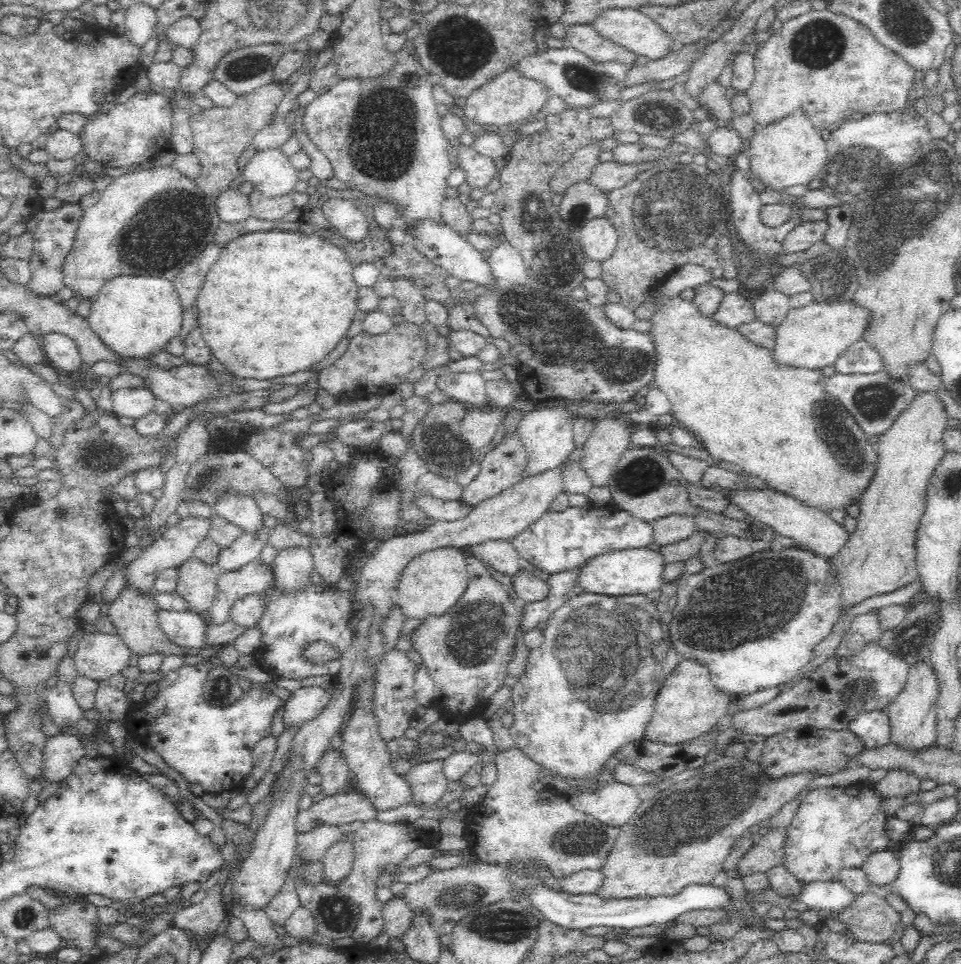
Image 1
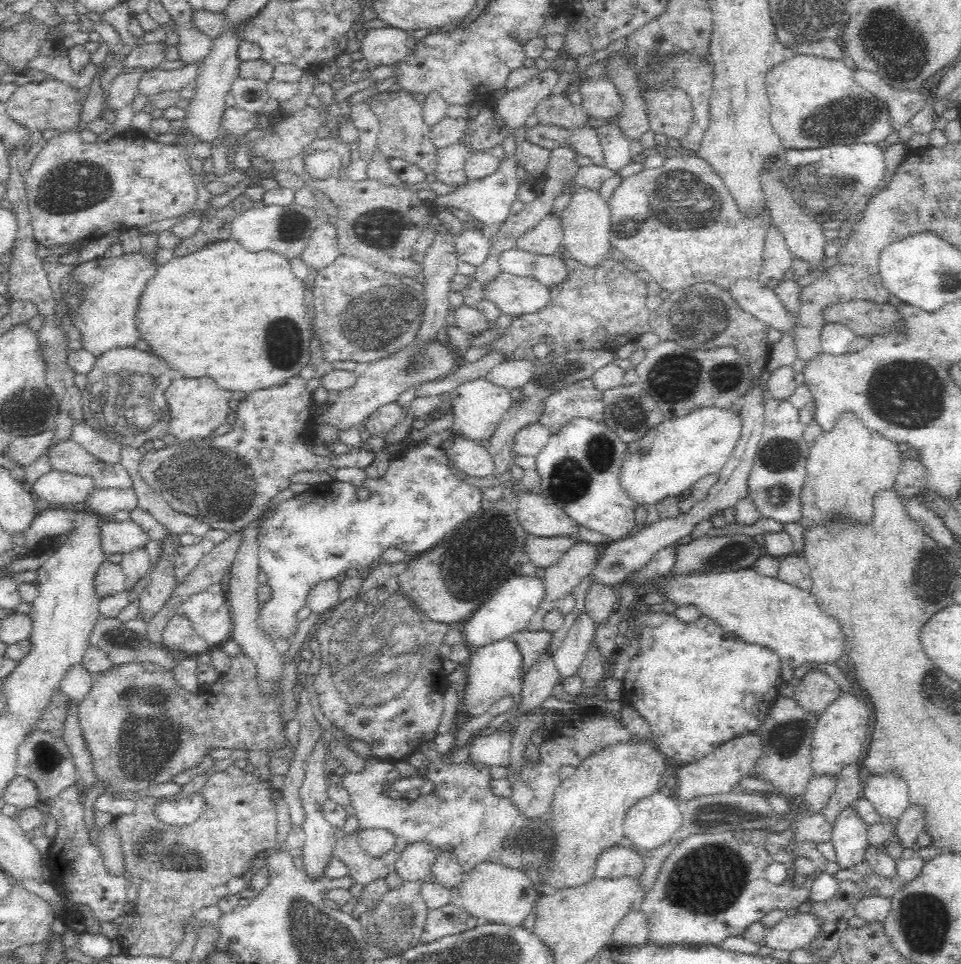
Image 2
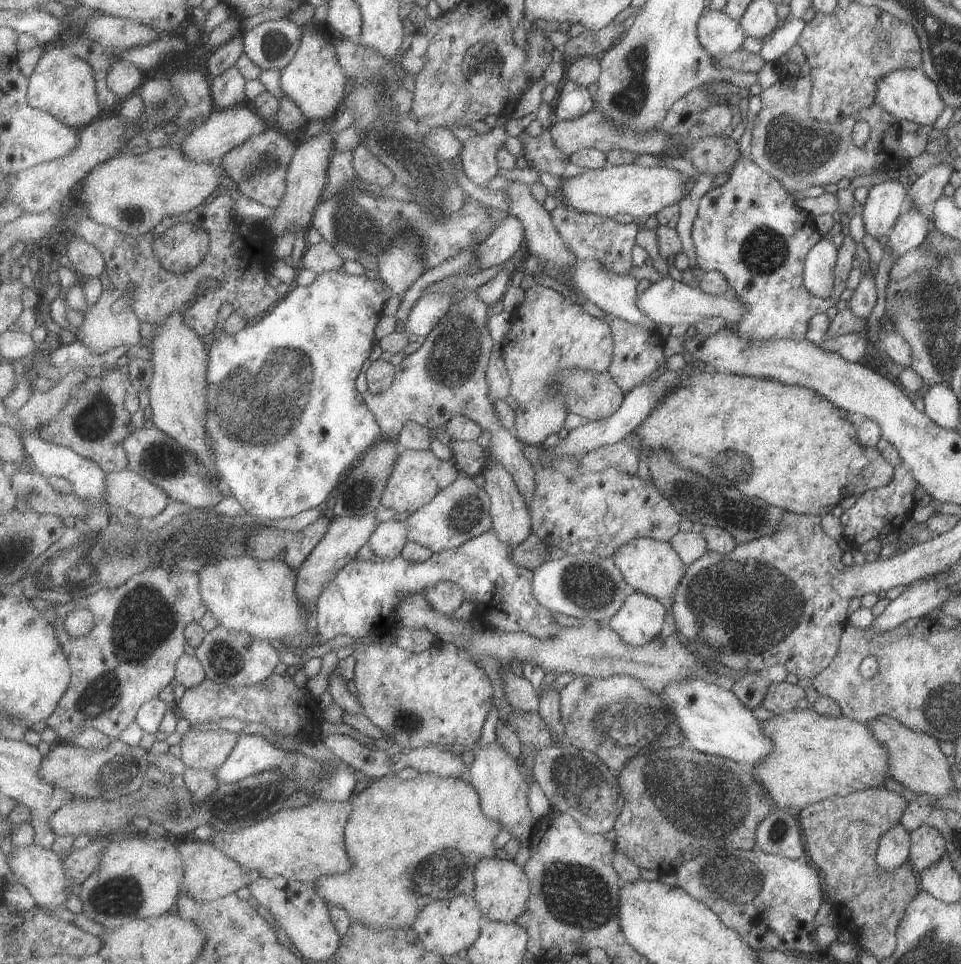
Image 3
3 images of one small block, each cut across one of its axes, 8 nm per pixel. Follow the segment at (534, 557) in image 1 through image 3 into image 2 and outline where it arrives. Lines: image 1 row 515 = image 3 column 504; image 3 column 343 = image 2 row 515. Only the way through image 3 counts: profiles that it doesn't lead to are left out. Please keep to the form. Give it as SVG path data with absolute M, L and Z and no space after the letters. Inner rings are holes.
M572 418L559 432L550 436L535 457L540 493L578 525L605 535L608 542L628 537L638 526L635 518L637 505L618 484L620 462L626 448L627 444L603 421Z

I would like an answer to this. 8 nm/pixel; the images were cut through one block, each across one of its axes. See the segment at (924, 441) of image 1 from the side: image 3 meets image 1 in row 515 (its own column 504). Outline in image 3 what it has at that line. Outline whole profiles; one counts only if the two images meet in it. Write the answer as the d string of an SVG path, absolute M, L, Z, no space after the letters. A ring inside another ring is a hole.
M487 858L483 860L475 872L476 892L479 909L485 920L494 922L515 923L528 912L528 905L532 896L532 883L526 871L513 860L503 858Z

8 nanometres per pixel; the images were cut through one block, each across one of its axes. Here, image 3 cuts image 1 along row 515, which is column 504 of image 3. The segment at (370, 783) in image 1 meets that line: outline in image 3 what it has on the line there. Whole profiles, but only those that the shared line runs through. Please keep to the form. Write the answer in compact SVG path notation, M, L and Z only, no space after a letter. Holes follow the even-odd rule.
M492 456L489 457L488 466L485 468L483 475L486 478L484 488L490 495L492 503L493 530L502 542L508 543L514 548L516 545L525 542L534 532L529 506L524 495L519 491L513 476L502 466L501 462L497 463Z

